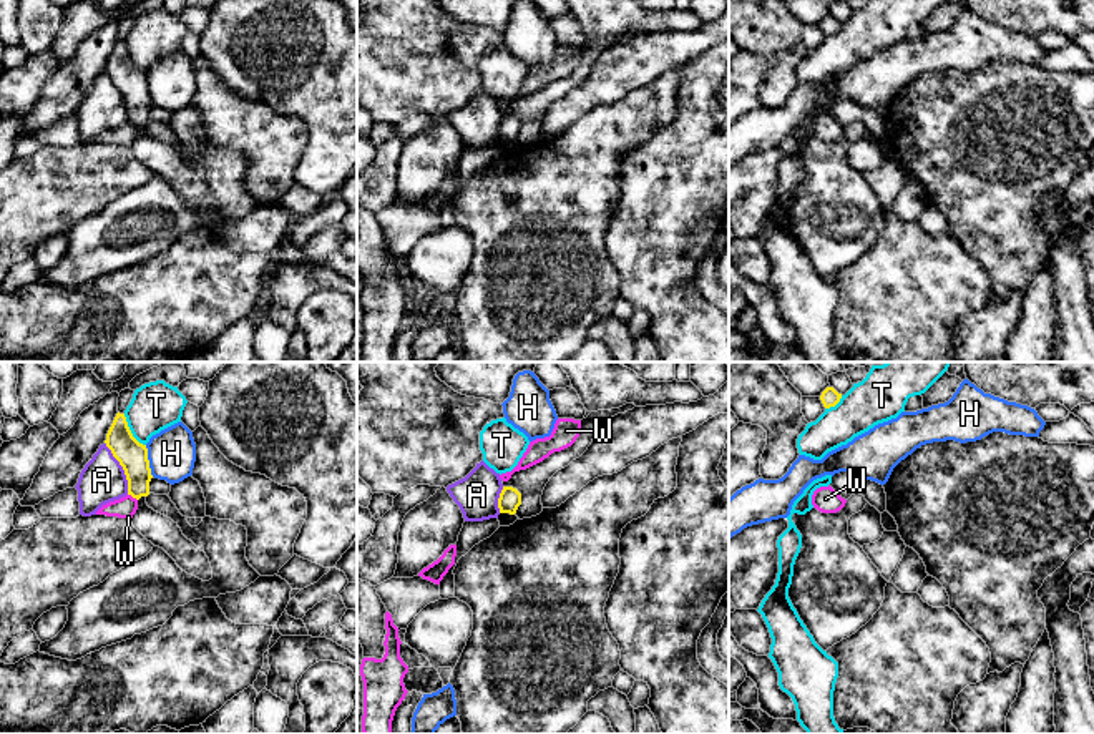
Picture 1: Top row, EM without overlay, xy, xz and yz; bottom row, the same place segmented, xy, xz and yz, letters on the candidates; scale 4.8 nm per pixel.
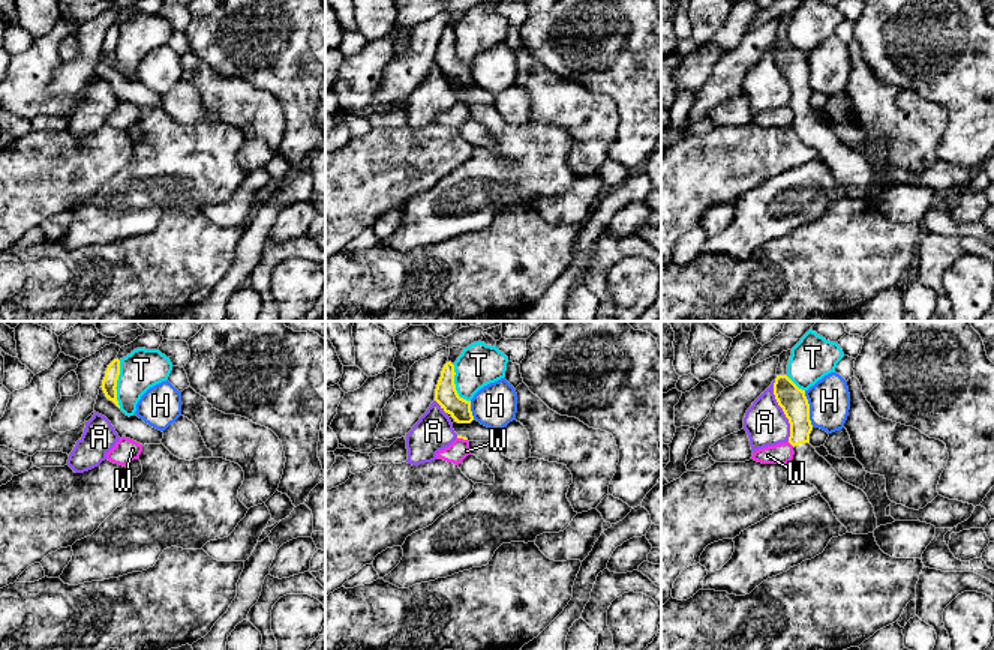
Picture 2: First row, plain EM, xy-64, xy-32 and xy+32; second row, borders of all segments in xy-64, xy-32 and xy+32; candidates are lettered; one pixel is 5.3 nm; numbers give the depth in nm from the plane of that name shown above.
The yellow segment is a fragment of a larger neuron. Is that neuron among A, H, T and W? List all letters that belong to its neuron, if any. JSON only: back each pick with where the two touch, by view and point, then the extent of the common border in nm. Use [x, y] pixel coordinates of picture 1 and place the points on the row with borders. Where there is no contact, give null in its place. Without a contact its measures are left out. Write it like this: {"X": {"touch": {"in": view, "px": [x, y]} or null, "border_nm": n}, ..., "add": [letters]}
{"add": []}

